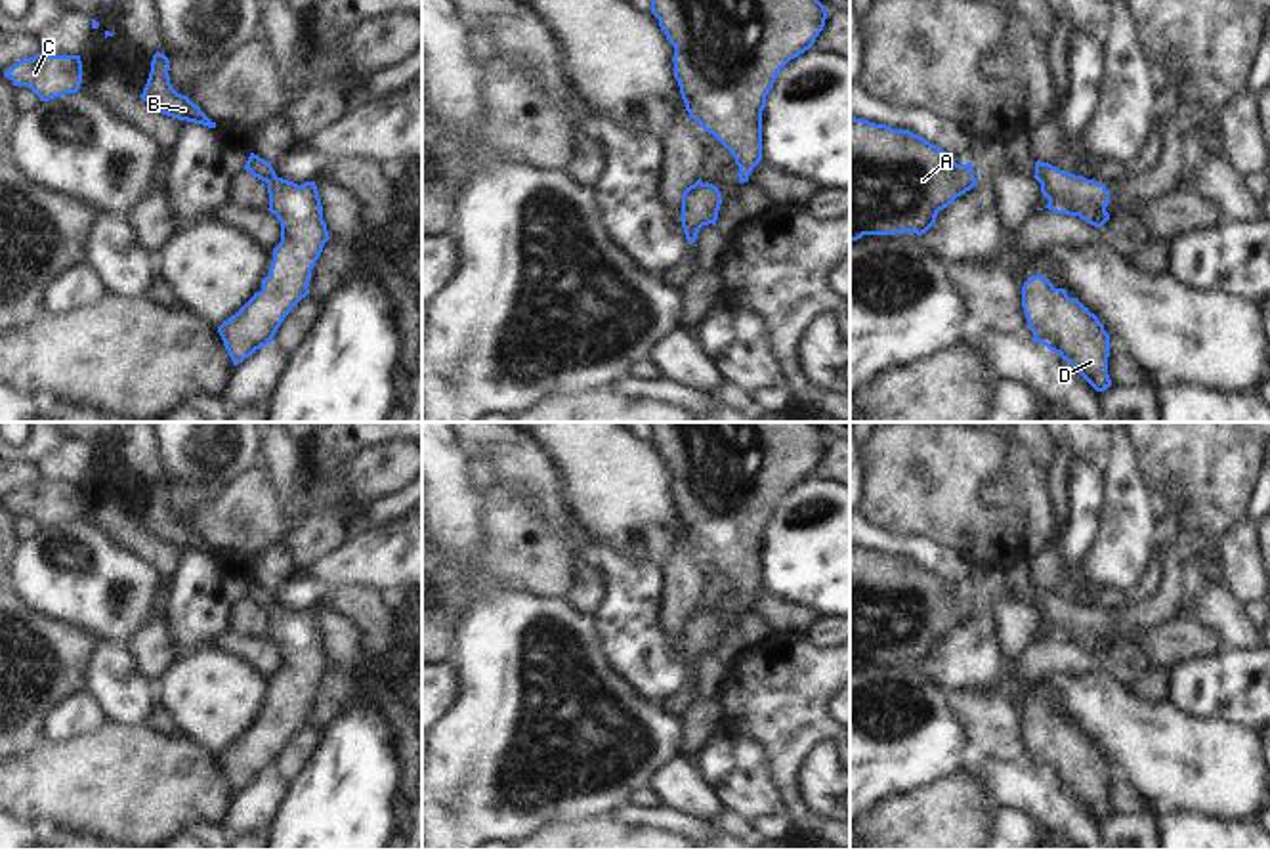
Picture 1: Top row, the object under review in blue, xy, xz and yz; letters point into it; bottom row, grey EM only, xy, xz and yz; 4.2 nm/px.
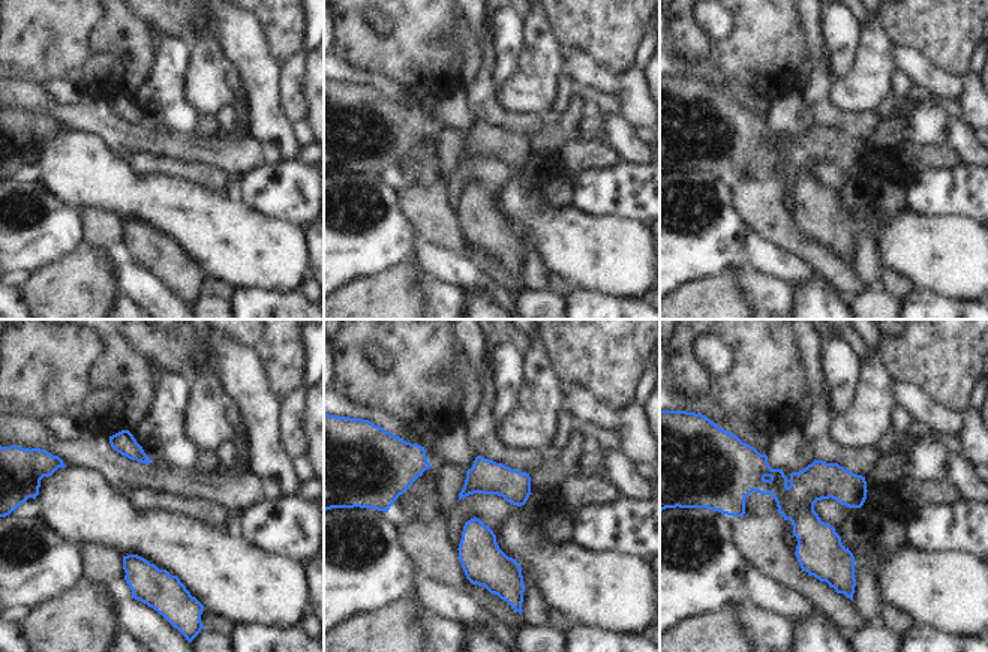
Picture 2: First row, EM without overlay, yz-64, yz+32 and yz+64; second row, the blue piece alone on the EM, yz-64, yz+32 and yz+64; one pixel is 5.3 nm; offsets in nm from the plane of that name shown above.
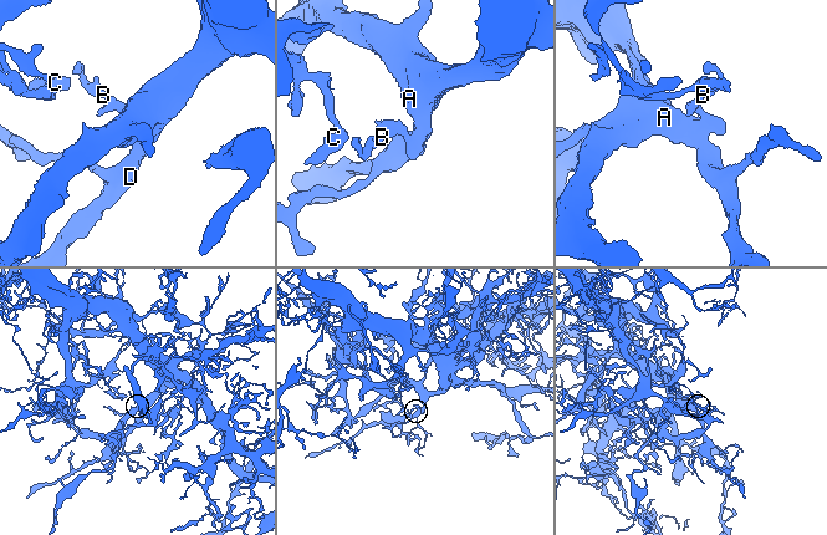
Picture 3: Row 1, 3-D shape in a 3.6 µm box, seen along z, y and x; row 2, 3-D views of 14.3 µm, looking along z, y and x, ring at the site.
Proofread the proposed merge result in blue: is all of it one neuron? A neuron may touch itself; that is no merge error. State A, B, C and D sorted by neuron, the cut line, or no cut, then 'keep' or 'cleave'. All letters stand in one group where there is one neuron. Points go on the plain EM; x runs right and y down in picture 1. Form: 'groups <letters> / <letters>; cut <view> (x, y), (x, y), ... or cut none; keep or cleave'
groups A B C D; cut none; keep

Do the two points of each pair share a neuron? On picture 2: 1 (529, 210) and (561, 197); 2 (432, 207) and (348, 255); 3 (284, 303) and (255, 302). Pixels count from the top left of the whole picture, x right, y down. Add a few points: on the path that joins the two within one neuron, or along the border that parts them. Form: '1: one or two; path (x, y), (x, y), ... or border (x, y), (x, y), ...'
1: two; border (538, 189), (547, 207), (562, 210), (571, 206)
2: two; border (398, 191), (399, 207), (417, 234)
3: one; path (276, 303), (263, 303)

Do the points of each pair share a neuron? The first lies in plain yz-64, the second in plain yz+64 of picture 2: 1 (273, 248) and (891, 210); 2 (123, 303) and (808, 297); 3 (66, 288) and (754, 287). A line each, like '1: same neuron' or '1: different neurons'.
1: different neurons
2: different neurons
3: different neurons

